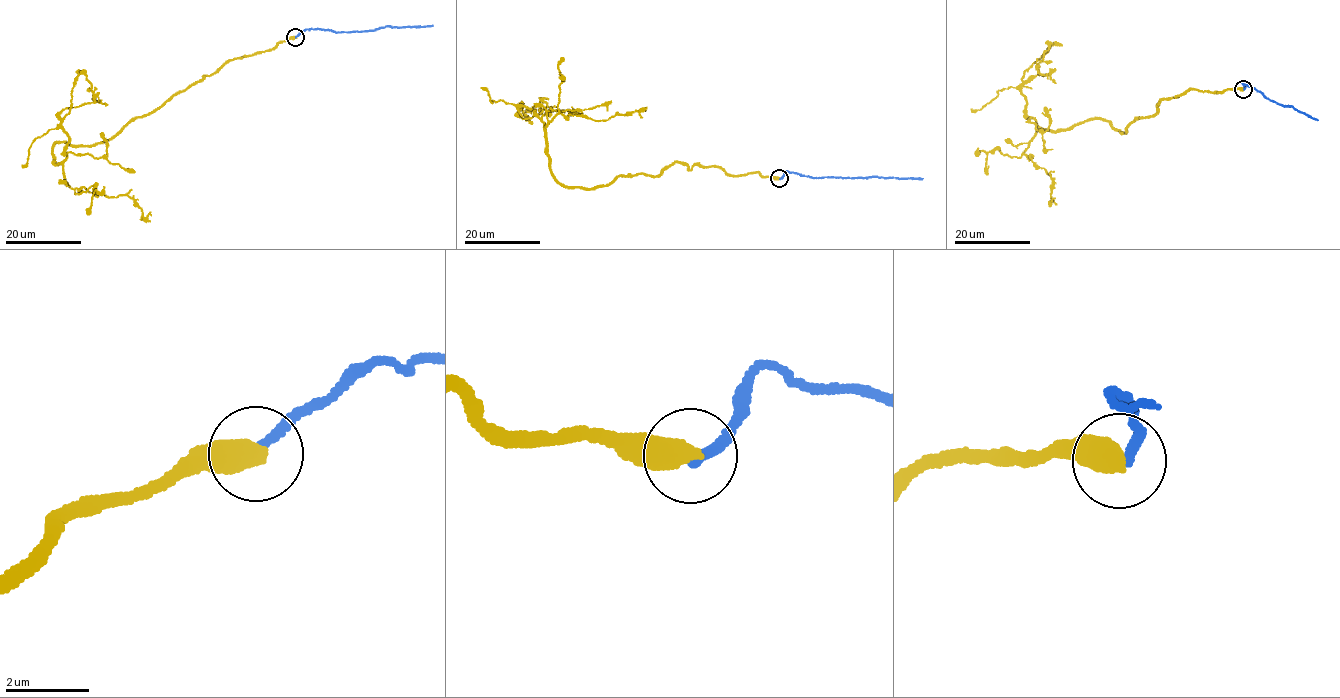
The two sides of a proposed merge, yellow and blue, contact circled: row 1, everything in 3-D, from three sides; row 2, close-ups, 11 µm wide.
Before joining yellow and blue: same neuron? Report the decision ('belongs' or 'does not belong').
does not belong

